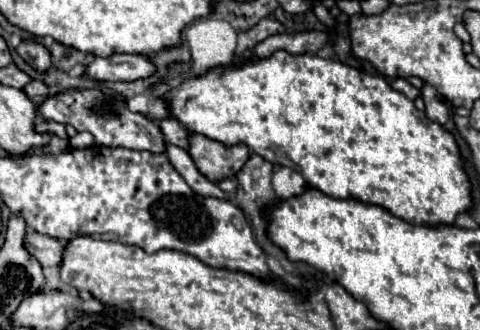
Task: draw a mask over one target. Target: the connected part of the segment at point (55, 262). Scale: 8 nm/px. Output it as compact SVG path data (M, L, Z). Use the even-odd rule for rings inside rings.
M28 231L26 249L40 261L42 267L60 267L60 261L64 259L66 243L56 241L54 237L48 237L48 235Z

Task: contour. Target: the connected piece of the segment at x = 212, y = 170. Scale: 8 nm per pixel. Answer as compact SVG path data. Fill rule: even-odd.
M190 135L190 157L204 177L218 183L220 179L230 179L240 173L244 163L250 159L250 149L246 145L224 147L204 135Z

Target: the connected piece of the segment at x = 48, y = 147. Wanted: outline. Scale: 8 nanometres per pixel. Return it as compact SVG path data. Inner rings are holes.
M50 133L50 141L46 145L42 145L42 153L62 153L64 149L68 149L68 141L58 137L56 133Z

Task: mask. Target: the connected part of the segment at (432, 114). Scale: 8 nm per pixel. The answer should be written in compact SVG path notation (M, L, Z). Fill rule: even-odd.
M424 85L424 87L422 87L422 99L424 99L425 103L425 114L428 115L432 121L436 121L436 123L440 123L440 125L446 125L448 119L450 119L450 115L448 115L448 105L446 105L444 99L436 93L436 89L430 87L430 85Z

